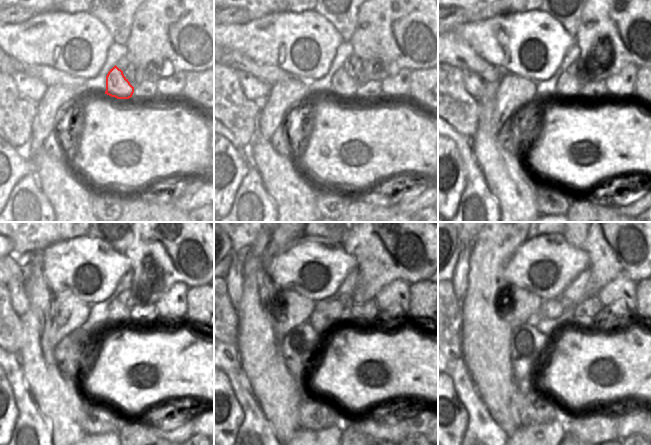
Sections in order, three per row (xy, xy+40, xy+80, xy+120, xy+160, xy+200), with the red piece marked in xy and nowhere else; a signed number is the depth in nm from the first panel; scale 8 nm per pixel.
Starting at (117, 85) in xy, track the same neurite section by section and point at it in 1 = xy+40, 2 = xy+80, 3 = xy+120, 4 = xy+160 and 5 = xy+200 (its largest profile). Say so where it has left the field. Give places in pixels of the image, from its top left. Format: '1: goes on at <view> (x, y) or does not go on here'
1: goes on at xy+40 (343, 85)
2: goes on at xy+80 (568, 87)
3: goes on at xy+120 (118, 313)
4: goes on at xy+160 (335, 310)
5: goes on at xy+200 (551, 309)

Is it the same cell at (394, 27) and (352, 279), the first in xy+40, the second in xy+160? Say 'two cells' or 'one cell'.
two cells

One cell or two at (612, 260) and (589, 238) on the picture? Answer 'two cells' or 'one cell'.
one cell

